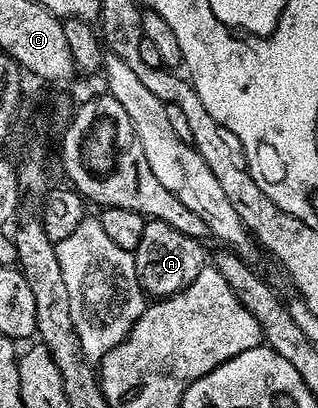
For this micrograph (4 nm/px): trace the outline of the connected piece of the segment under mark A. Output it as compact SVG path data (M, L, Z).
M146 220L143 235L139 238L139 247L132 253L135 275L143 292L153 299L164 299L175 293L182 293L206 268L207 261L201 244L198 238L180 233L166 221Z

